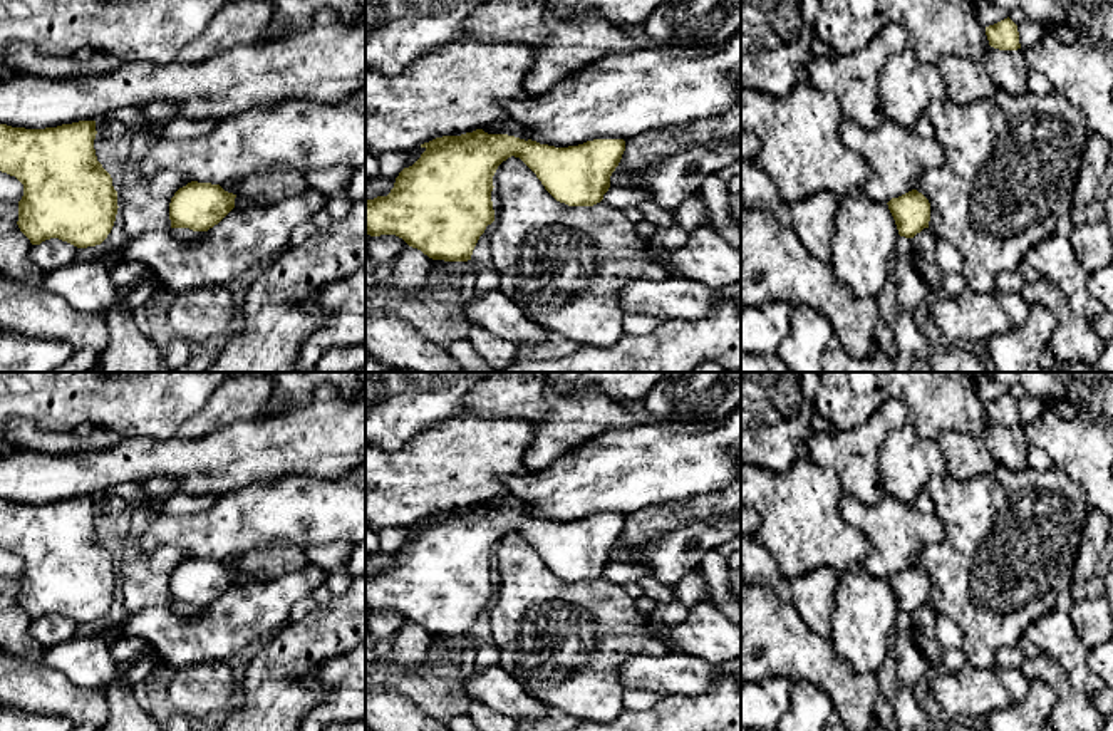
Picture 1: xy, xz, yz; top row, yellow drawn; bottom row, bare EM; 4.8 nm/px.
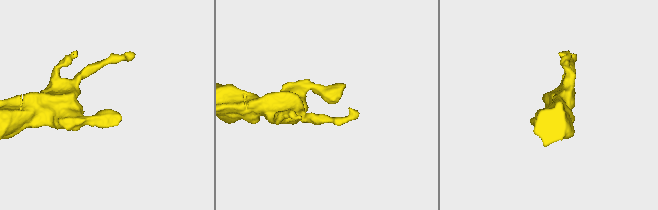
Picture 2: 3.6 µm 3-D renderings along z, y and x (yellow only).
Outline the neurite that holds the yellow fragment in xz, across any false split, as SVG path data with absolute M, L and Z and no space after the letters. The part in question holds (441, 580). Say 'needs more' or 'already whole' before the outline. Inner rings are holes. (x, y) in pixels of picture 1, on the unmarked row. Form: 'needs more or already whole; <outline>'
already whole; M483 505L461 511L443 511L421 520L426 526L396 553L387 572L365 575L365 609L396 610L432 635L468 637L473 625L494 597L491 577L493 552L508 533L520 533L545 565L568 582L593 582L610 563L610 552L625 526L624 515L593 515L578 521L555 523Z

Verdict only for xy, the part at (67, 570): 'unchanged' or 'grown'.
unchanged

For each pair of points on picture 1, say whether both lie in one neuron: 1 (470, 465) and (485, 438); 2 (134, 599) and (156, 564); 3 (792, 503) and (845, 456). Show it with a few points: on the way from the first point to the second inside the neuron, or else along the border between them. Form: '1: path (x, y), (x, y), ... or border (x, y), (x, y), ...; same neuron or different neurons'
1: path (470, 458), (483, 445); same neuron
2: path (139, 591), (150, 572); same neuron
3: border (810, 460), (830, 468), (845, 493); different neurons

